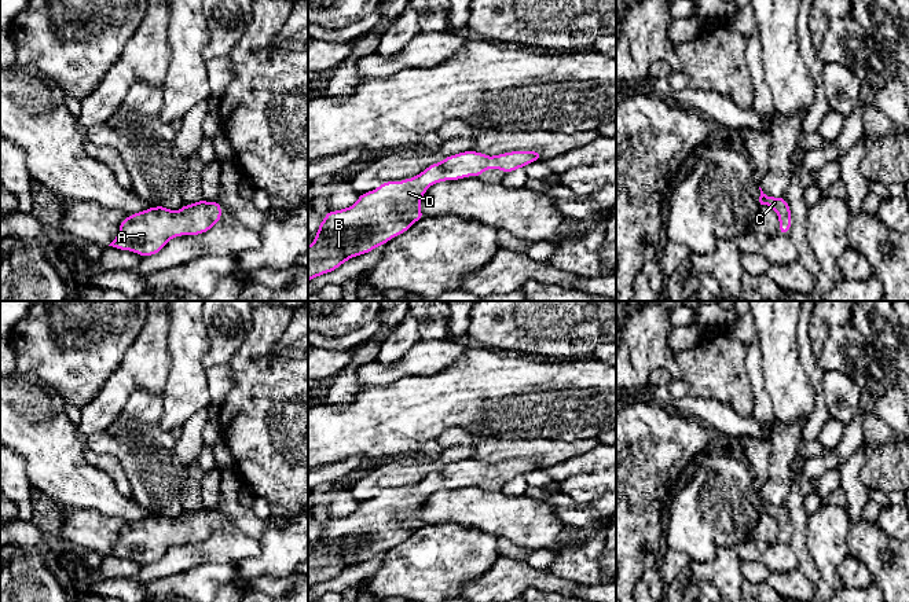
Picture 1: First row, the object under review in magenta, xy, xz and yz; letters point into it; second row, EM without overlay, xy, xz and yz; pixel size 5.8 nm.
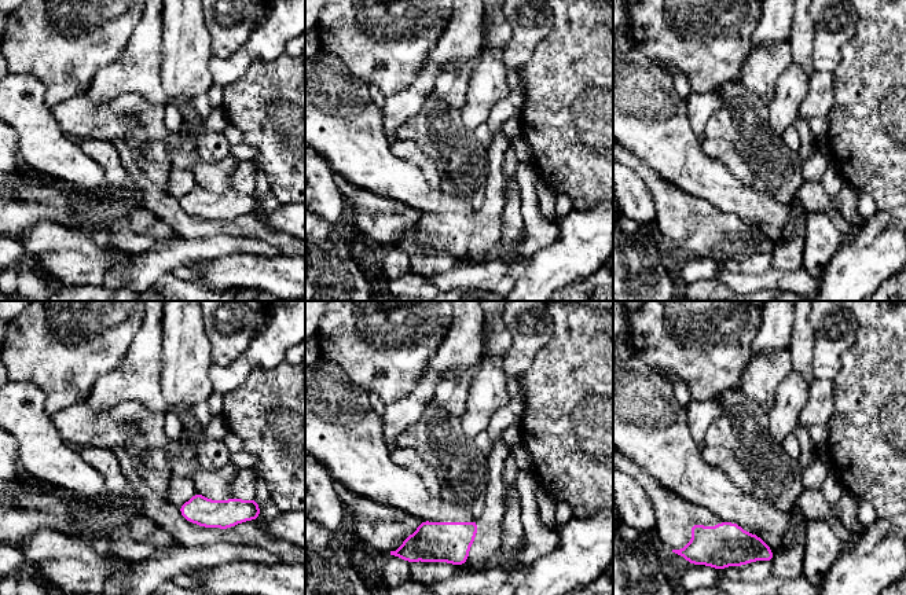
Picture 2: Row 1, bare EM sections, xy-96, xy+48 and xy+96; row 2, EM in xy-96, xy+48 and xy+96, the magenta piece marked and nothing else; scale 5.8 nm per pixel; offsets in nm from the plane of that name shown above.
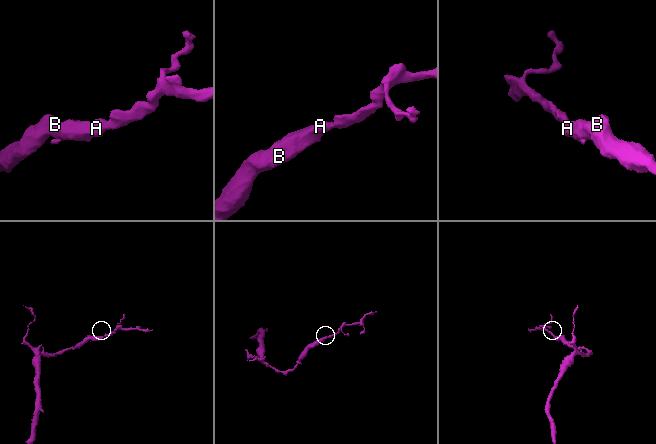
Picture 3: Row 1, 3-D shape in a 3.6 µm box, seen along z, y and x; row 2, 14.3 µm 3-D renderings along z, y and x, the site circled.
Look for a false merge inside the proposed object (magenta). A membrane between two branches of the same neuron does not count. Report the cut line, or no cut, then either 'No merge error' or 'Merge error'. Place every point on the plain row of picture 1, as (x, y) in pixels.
No split. No merge error

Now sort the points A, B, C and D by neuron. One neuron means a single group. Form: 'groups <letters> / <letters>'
groups A B C D

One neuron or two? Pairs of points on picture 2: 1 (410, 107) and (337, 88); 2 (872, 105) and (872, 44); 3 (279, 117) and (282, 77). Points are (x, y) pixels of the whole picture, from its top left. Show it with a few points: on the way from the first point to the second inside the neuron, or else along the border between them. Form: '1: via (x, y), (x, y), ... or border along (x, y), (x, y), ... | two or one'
1: border along (380, 109), (384, 131), (391, 138) | two
2: via (872, 90), (872, 59) | one
3: via (282, 107), (282, 87) | one

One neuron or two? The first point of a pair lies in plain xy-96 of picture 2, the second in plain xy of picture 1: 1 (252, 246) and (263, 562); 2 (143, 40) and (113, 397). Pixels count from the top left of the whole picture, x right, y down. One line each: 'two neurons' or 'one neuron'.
1: two neurons
2: one neuron

